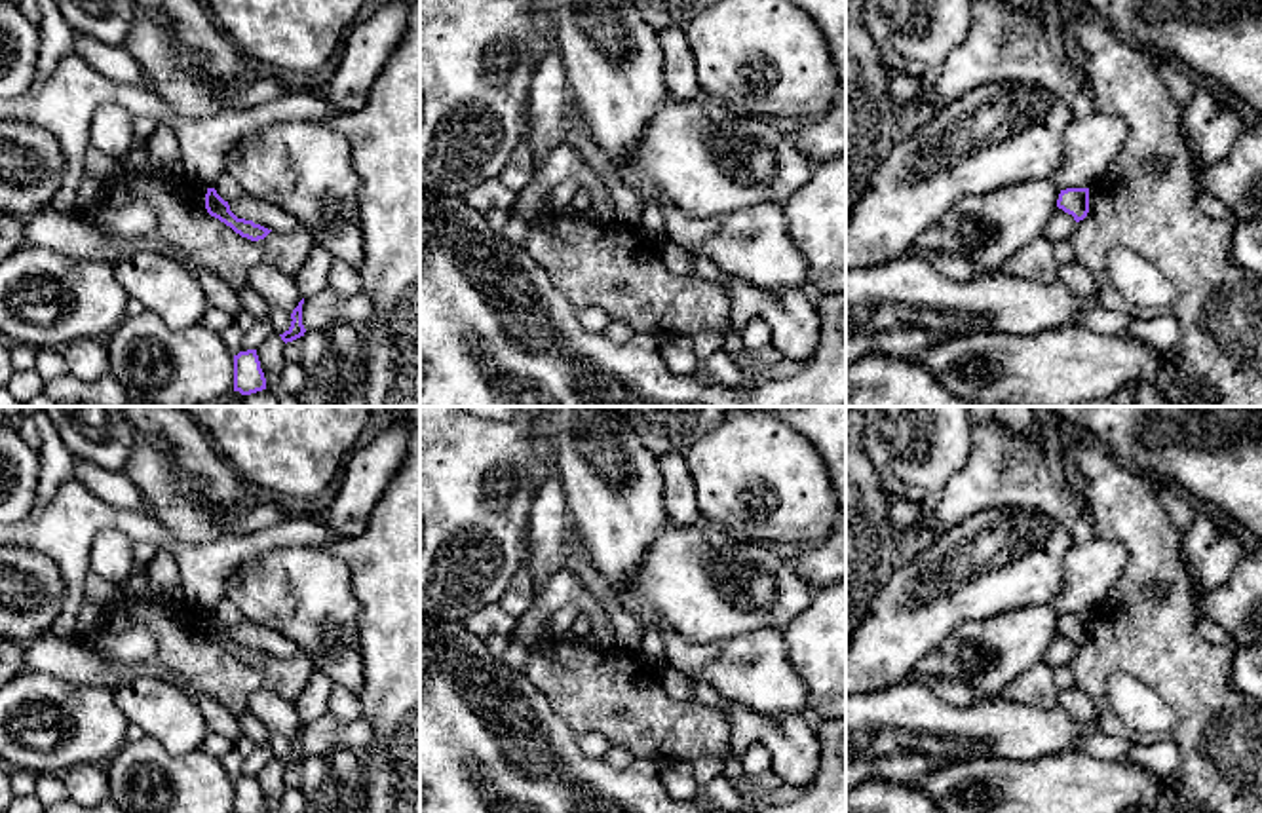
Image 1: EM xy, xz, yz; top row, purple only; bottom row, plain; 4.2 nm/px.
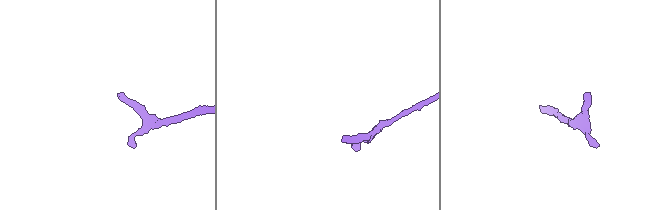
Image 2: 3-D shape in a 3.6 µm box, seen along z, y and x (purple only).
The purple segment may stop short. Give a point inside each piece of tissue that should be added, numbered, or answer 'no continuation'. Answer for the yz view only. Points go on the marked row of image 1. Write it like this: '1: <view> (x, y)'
no continuation

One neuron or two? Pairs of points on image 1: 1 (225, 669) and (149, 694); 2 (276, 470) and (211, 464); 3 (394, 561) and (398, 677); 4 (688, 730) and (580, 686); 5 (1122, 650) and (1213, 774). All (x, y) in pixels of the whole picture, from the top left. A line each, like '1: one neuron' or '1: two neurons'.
1: two neurons
2: two neurons
3: one neuron
4: one neuron
5: one neuron

